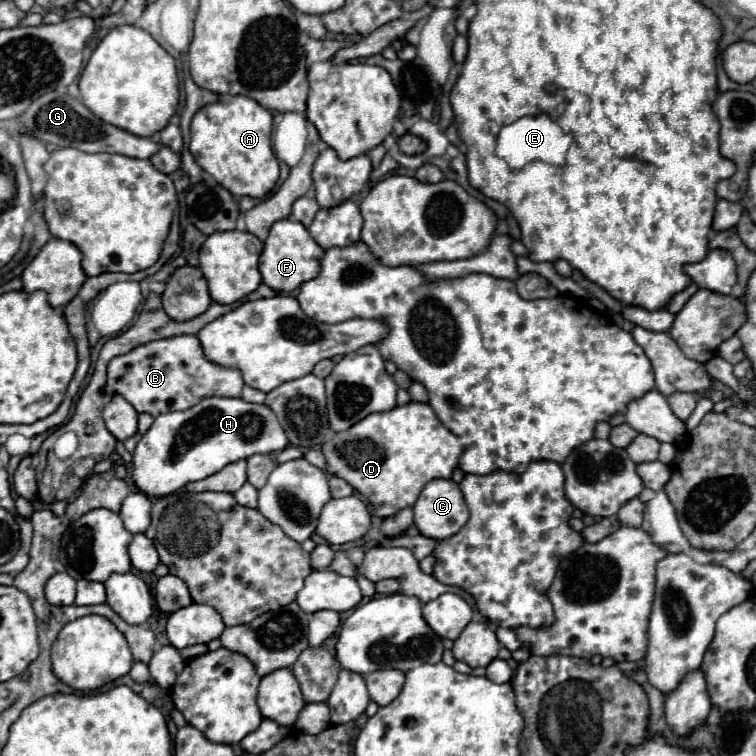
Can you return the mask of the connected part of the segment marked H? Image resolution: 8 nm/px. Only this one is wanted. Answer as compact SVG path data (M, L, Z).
M211 396L211 398L203 398L199 404L187 410L175 410L175 412L159 414L155 418L151 428L143 434L143 438L133 450L131 480L137 486L137 490L147 494L149 498L163 498L163 496L177 492L189 482L203 480L219 472L223 466L231 462L247 460L249 456L255 456L255 454L271 454L271 452L283 450L287 444L289 444L287 434L267 404L251 404L241 398Z

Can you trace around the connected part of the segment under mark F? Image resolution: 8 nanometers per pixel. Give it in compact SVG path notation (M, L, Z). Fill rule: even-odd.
M285 218L271 226L271 232L265 240L263 254L259 258L259 272L263 276L263 282L269 288L273 288L275 292L293 292L303 282L315 278L319 274L323 254L325 252L321 250L321 246L317 246L317 242L313 242L313 238L309 236L309 230L301 222Z

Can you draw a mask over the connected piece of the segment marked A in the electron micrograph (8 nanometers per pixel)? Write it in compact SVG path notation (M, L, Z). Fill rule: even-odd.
M233 96L229 102L219 100L195 114L189 150L195 162L235 198L249 196L261 200L279 180L279 164L271 148L271 124L271 112L247 96Z

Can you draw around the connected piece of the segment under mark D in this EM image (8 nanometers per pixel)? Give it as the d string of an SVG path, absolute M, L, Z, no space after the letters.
M409 402L389 412L369 414L349 430L333 432L321 450L327 460L325 472L349 482L371 502L379 518L387 518L405 506L413 506L427 482L451 478L463 444L459 436L439 422L429 404Z

